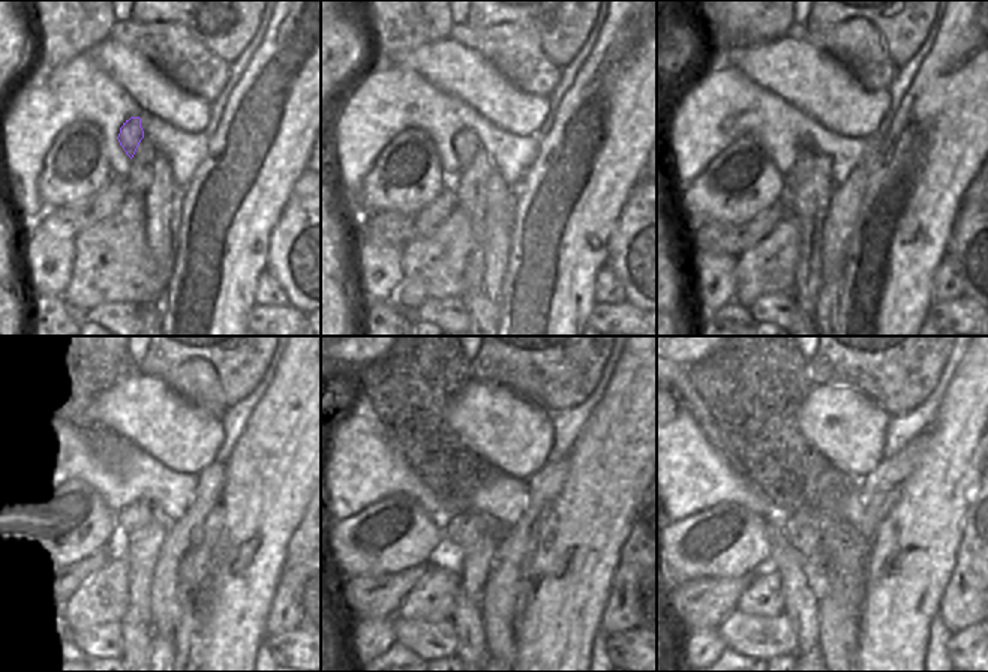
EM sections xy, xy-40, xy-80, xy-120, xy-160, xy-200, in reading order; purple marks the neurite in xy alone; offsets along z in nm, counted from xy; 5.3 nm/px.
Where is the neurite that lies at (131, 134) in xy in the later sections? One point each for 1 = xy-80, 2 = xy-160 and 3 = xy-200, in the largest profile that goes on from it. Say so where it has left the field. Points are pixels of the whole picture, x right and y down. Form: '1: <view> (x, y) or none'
1: xy-80 (805, 159)
2: xy-160 (464, 528)
3: xy-200 (799, 530)

